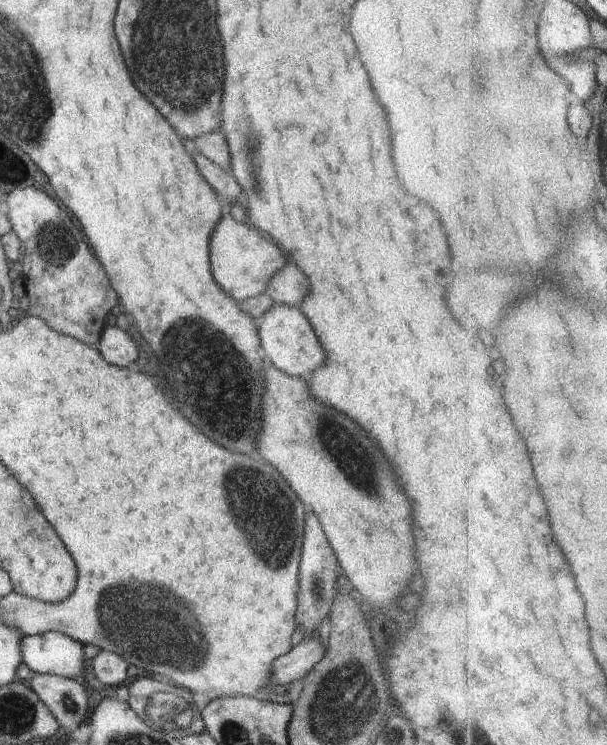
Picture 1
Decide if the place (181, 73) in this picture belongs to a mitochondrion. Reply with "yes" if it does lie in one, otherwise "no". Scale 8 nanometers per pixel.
yes

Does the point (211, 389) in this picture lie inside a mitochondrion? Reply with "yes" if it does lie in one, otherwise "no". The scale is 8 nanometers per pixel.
yes

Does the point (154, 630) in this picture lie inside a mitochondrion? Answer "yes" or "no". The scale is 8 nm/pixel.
yes

